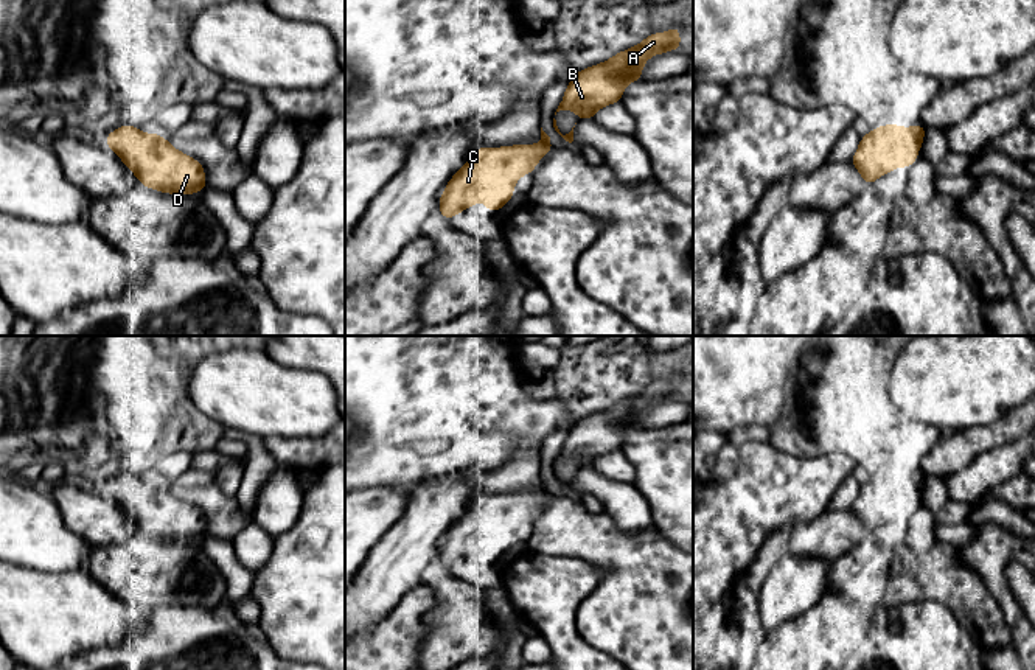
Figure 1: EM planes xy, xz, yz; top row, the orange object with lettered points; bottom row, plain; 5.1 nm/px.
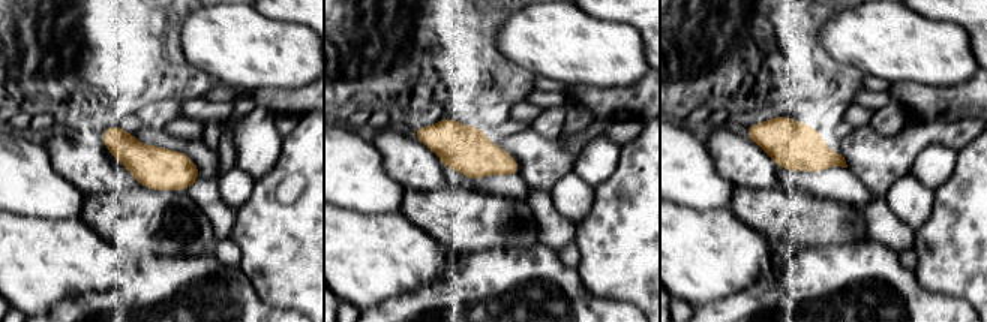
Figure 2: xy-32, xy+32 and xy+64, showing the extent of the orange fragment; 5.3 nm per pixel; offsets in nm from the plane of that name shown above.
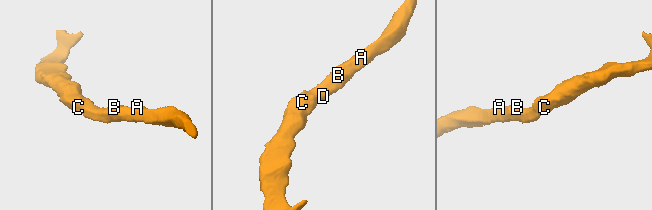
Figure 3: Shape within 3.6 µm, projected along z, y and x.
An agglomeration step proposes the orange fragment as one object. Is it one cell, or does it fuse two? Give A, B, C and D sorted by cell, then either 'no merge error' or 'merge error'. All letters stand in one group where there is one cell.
A B C D; no merge error

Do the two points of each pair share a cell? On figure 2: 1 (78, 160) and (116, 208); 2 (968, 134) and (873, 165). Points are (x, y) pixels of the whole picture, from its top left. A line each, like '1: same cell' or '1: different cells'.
1: same cell
2: same cell

